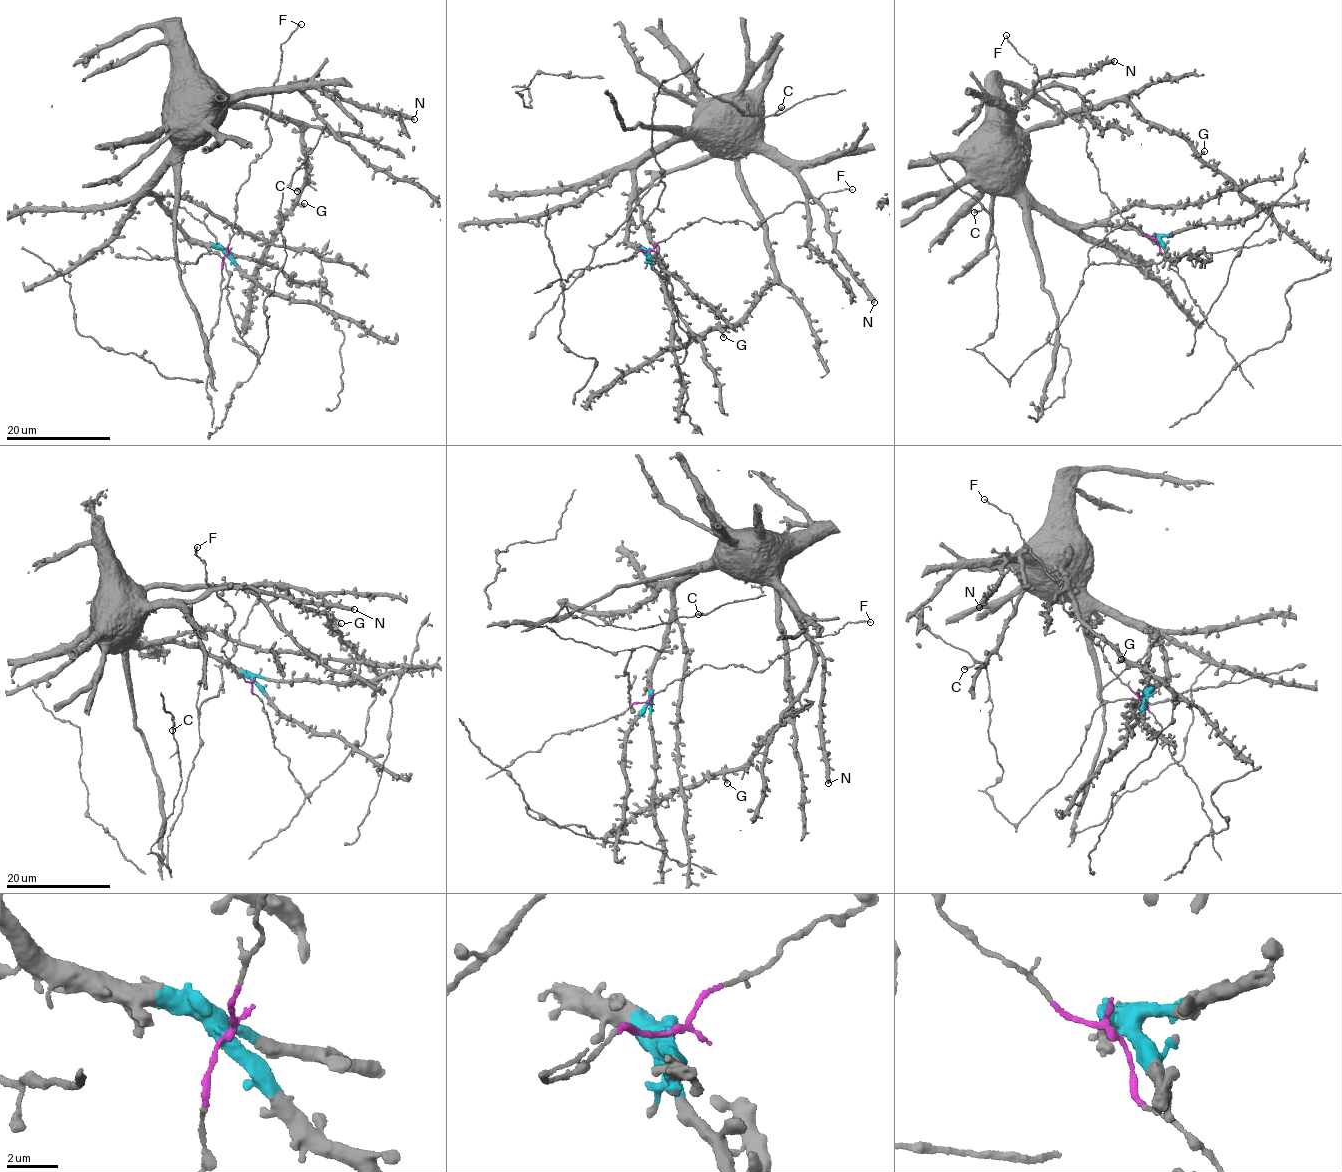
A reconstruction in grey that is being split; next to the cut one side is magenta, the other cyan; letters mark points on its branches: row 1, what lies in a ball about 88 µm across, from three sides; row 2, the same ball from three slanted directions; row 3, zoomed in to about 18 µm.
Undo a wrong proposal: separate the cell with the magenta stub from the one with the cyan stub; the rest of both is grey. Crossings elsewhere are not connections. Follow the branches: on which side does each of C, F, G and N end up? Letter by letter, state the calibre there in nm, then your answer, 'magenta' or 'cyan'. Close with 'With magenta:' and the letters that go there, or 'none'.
C: calibre 340 nm; cyan
F: calibre 180 nm; magenta
G: calibre 340 nm; cyan
N: calibre 440 nm; cyan
With magenta: F

